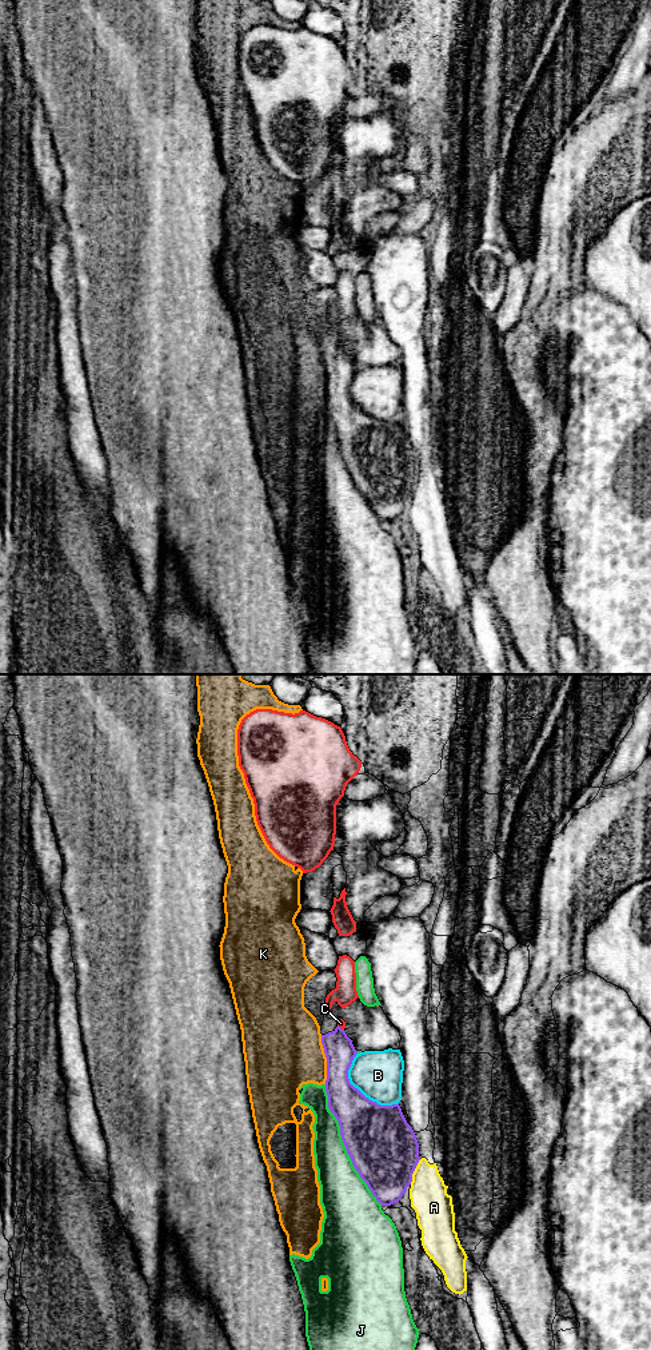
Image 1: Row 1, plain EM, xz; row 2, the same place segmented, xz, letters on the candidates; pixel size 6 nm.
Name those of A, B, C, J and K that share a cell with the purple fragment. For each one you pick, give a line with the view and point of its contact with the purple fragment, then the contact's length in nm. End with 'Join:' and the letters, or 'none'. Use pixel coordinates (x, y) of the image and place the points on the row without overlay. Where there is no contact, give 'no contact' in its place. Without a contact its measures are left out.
C: meets purple in xz at (339, 343); contact 50 nm long
Join: C

